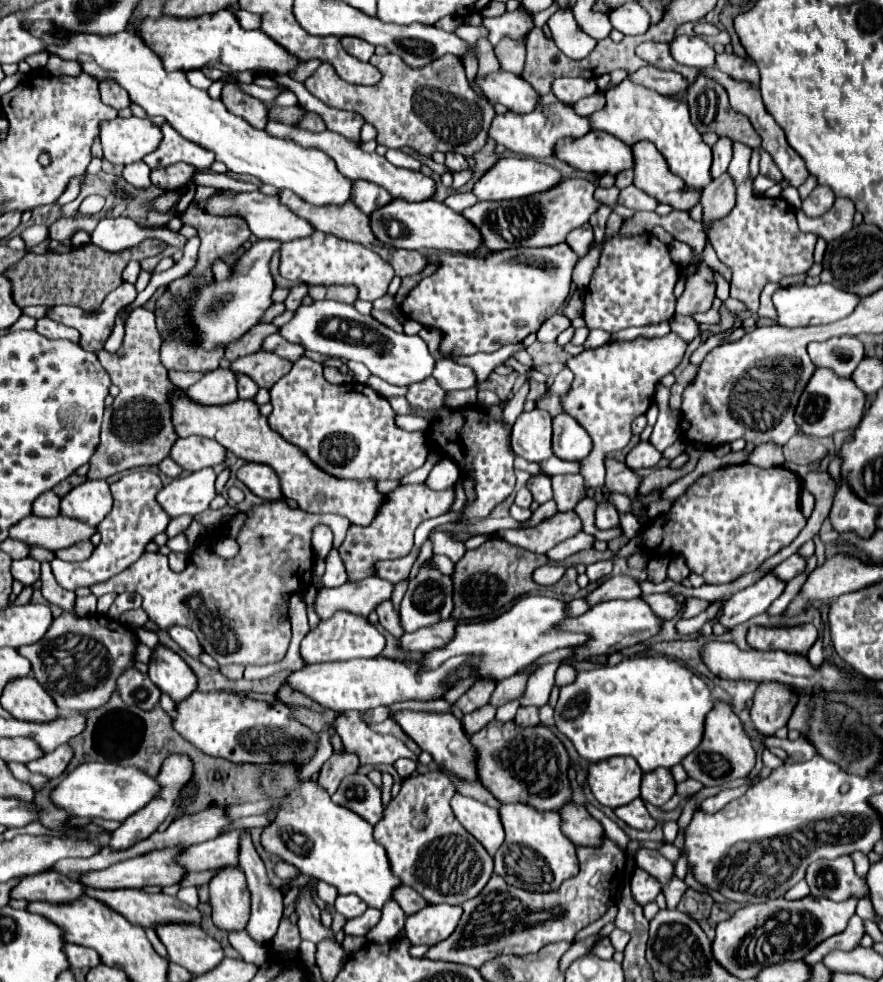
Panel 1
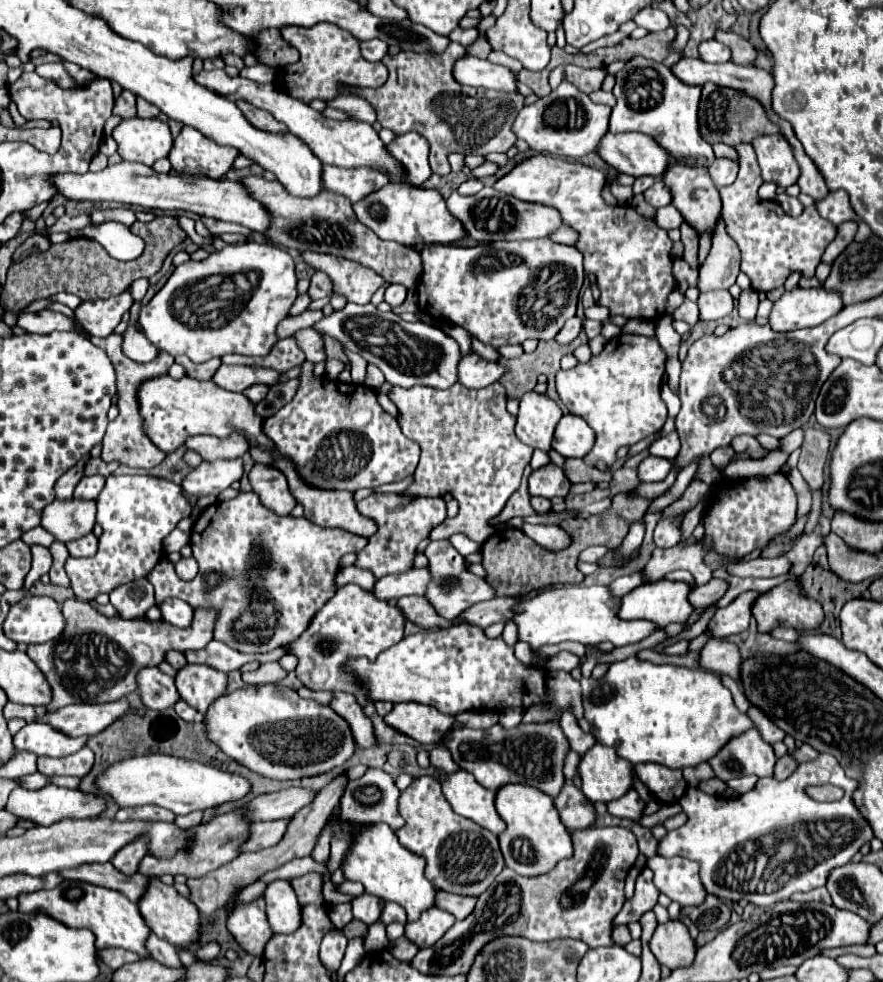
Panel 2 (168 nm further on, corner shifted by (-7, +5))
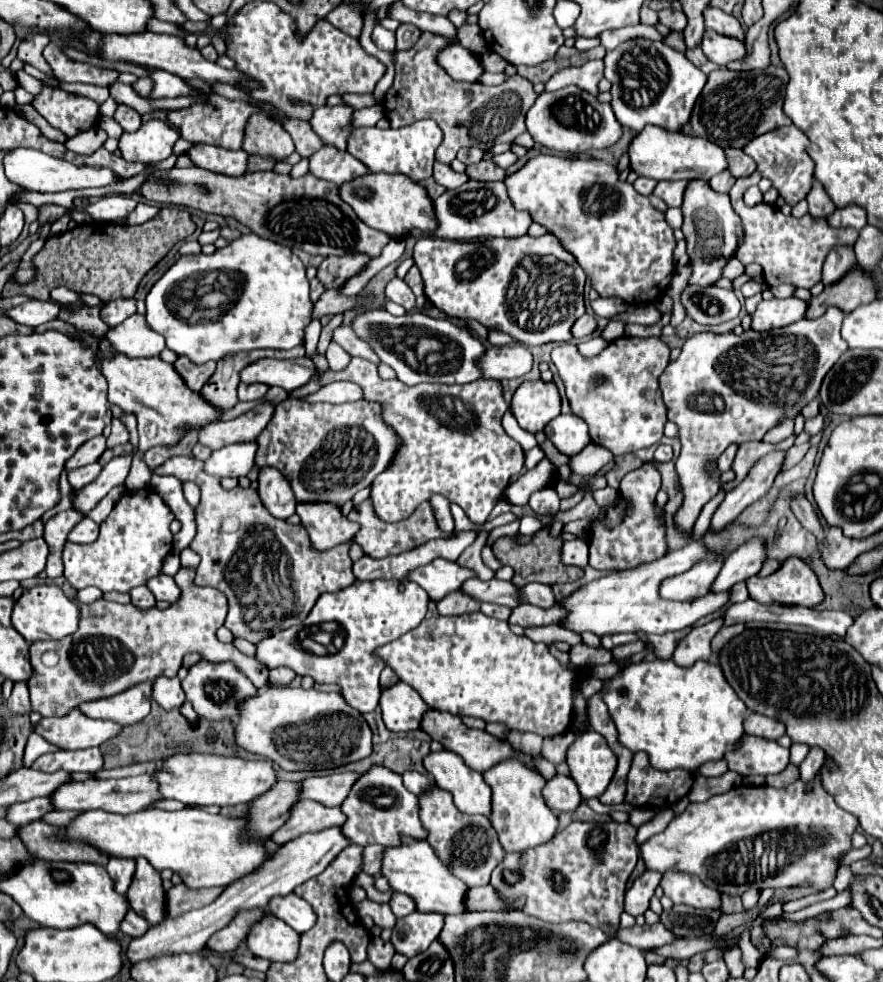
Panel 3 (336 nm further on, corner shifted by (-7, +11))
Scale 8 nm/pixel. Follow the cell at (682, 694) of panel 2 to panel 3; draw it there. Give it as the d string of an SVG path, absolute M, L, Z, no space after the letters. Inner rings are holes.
M671 659L667 661L641 661L619 671L613 679L605 681L607 707L617 725L619 741L633 753L645 751L651 765L659 771L687 769L697 771L707 761L723 759L727 751L737 749L743 731L743 719L747 715L745 703L737 697L733 687L725 681L719 665L707 661L697 661L693 667L683 669Z

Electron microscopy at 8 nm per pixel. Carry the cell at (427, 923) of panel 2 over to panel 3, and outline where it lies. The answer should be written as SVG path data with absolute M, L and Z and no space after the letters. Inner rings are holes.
M415 911L397 921L391 935L391 943L397 953L411 959L427 951L429 945L441 933L441 929L443 929L443 915Z

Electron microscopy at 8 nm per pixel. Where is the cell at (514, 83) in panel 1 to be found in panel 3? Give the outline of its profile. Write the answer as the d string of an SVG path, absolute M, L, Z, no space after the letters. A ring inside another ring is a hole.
M449 43L437 53L435 61L455 81L477 81L477 77L483 73L483 69L479 69L479 59L459 43Z

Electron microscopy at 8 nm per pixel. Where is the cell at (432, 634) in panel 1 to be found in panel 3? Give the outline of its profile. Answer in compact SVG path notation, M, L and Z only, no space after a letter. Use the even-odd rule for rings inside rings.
M541 583L525 585L523 587L523 601L529 603L529 605L543 607L543 609L549 609L549 607L553 607L557 603L551 585L541 585Z

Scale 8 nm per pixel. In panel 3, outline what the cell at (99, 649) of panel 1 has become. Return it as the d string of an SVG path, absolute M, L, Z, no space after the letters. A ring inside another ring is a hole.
M179 569L175 579L181 597L167 609L139 609L133 603L119 605L105 599L93 605L75 601L81 611L77 633L63 641L37 641L29 649L33 667L33 675L27 681L31 711L41 713L41 717L63 717L81 703L117 695L157 677L175 677L183 657L193 651L211 663L233 661L255 687L265 687L269 669L259 665L255 657L241 653L235 645L225 645L215 637L227 615L227 597L219 589L195 585L195 569Z

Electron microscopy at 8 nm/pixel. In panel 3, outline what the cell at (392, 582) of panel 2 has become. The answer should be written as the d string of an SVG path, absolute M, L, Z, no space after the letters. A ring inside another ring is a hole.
M435 559L435 561L415 569L415 573L409 573L407 579L421 585L427 591L429 599L439 601L445 595L461 589L461 585L471 577L477 577L477 573L473 569L461 567L447 559Z

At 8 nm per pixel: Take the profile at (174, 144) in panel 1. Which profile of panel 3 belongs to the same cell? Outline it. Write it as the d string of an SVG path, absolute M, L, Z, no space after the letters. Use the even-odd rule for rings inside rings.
M195 145L191 151L187 151L187 155L197 167L213 173L229 177L241 177L247 173L247 153L243 149L229 151L213 145Z

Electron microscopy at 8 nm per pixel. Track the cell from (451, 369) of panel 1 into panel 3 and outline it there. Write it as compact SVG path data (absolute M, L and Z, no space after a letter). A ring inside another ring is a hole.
M511 343L503 347L489 347L483 355L483 375L487 379L515 379L523 377L533 367L533 355L521 343Z

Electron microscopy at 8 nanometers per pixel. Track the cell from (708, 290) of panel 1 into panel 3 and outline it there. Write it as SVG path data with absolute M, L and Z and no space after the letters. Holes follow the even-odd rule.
M731 259L731 261L727 263L727 269L725 269L723 277L727 277L727 279L737 279L737 277L741 277L743 273L745 273L743 263L741 263L741 261L737 261L737 259Z

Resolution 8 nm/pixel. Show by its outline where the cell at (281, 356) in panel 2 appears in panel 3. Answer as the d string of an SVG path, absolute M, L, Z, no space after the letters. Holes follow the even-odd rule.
M299 345L287 353L283 351L273 351L273 349L259 349L259 351L251 351L251 353L237 353L235 357L225 357L223 361L217 363L215 373L211 375L211 379L203 385L203 389L199 391L203 395L203 399L207 403L211 403L213 407L227 411L231 407L237 405L237 385L239 385L239 373L243 367L255 363L261 357L273 357L273 359L295 359L295 357L303 357L305 355L305 347Z

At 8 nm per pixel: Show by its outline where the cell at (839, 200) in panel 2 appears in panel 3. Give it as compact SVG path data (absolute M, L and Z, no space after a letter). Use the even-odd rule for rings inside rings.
M847 205L843 209L837 209L827 221L831 227L853 227L861 231L867 225L867 213L859 205Z

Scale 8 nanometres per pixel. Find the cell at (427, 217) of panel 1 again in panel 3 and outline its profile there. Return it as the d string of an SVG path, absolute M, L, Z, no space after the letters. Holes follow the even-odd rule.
M367 173L351 181L345 181L339 187L339 197L343 197L343 201L353 207L353 211L365 225L383 231L389 237L403 237L403 229L435 229L435 215L431 213L433 201L419 183L411 181L405 175Z

